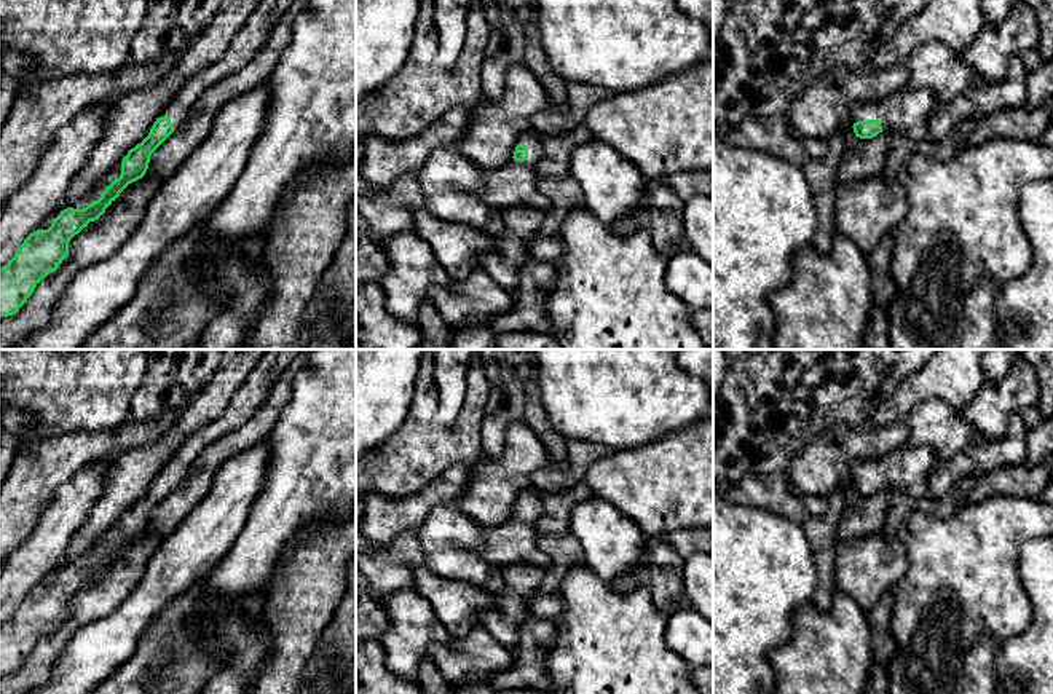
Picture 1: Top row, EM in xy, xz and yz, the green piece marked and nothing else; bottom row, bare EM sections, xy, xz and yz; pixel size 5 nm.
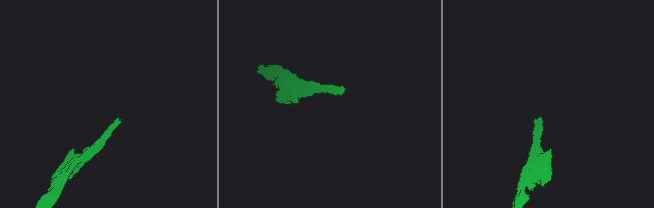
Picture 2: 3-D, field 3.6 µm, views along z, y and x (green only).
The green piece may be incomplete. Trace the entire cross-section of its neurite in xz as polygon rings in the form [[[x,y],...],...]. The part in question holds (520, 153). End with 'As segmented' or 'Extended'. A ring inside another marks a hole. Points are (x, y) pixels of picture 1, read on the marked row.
[[[528,129],[517,140],[512,160],[495,171],[485,171],[485,185],[480,196],[488,206],[498,209],[557,209],[554,203],[538,190],[534,171],[544,153],[539,134]]]. Extended

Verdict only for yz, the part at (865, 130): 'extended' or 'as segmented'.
extended

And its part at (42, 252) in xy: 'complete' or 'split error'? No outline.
split error

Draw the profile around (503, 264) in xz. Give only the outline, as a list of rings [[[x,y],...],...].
[[[501,209],[504,230],[495,238],[495,249],[480,257],[480,268],[501,287],[512,292],[520,279],[522,265],[531,258],[526,243],[544,223],[541,209]]]

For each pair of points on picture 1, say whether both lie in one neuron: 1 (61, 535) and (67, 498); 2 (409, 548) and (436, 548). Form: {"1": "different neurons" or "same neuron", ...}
{"1": "same neuron", "2": "different neurons"}

